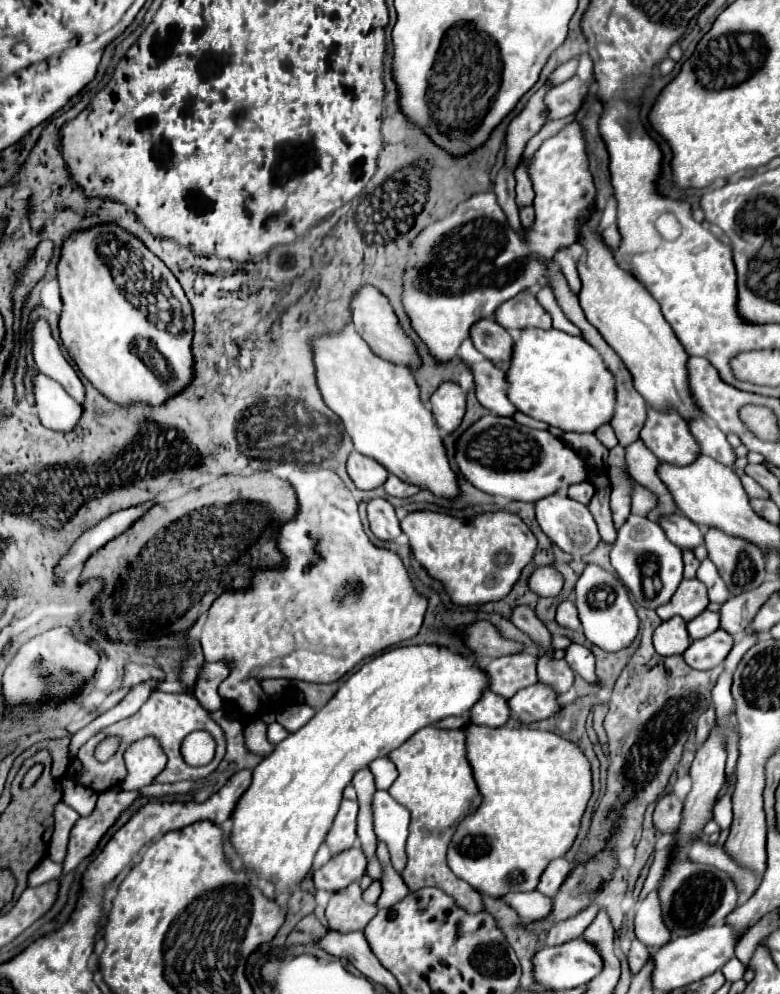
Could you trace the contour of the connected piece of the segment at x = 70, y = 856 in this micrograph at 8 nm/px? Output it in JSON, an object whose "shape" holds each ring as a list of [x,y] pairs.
{"shape":[[[106,790],[98,796],[94,812],[90,816],[80,818],[70,832],[68,852],[64,858],[64,874],[72,872],[86,856],[92,854],[100,838],[116,822],[120,812],[132,804],[134,798],[138,798],[138,792]]]}

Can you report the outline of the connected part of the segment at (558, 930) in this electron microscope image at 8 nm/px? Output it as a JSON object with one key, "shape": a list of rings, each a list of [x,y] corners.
{"shape":[[[590,904],[588,908],[584,908],[580,914],[576,914],[574,918],[568,918],[560,924],[556,924],[550,932],[548,932],[548,946],[558,946],[558,944],[564,944],[564,942],[570,942],[572,938],[580,938],[582,932],[592,924],[592,918],[596,918],[596,910],[598,910],[598,904]]]}

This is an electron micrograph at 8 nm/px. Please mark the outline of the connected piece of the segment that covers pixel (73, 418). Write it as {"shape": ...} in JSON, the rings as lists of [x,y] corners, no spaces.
{"shape":[[[36,374],[32,384],[40,422],[50,430],[70,432],[82,416],[82,406],[58,382],[44,374]]]}

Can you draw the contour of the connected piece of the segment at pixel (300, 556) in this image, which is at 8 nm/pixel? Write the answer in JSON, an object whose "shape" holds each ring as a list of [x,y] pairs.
{"shape":[[[324,468],[298,470],[288,480],[296,490],[300,512],[278,532],[278,548],[286,556],[284,570],[258,572],[250,590],[224,592],[208,610],[200,634],[205,661],[228,658],[232,662],[232,682],[220,684],[220,696],[244,714],[264,710],[266,694],[260,686],[264,678],[290,676],[316,684],[336,682],[362,660],[414,638],[428,608],[426,598],[414,588],[402,558],[370,542],[358,516],[358,504],[336,472]]]}

